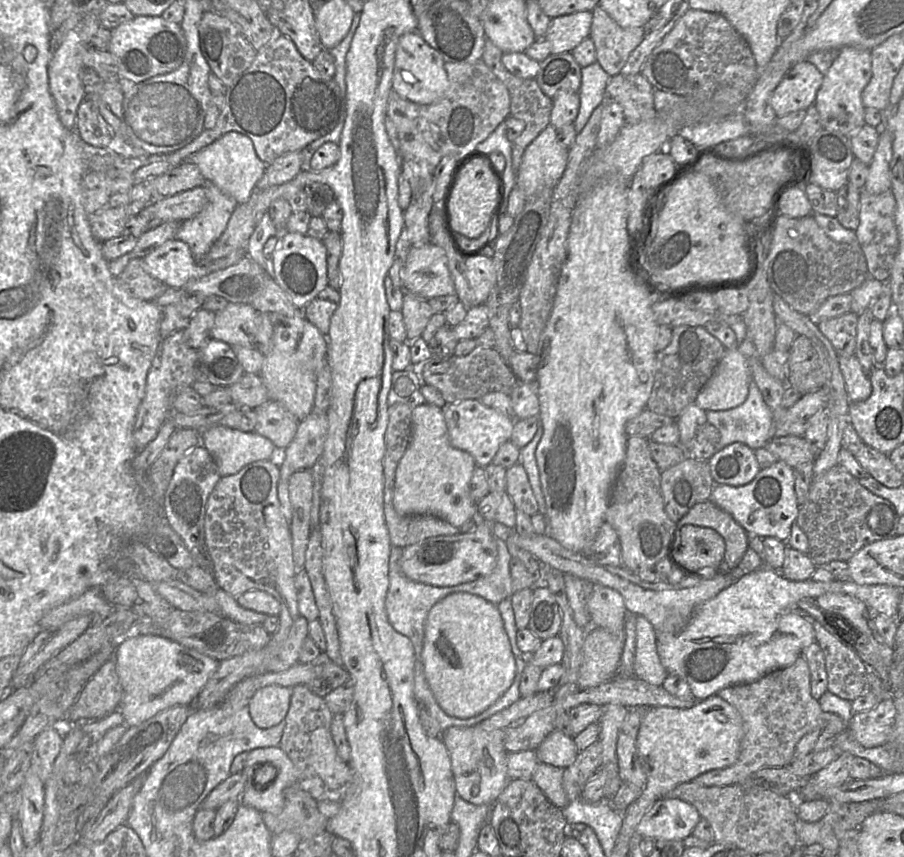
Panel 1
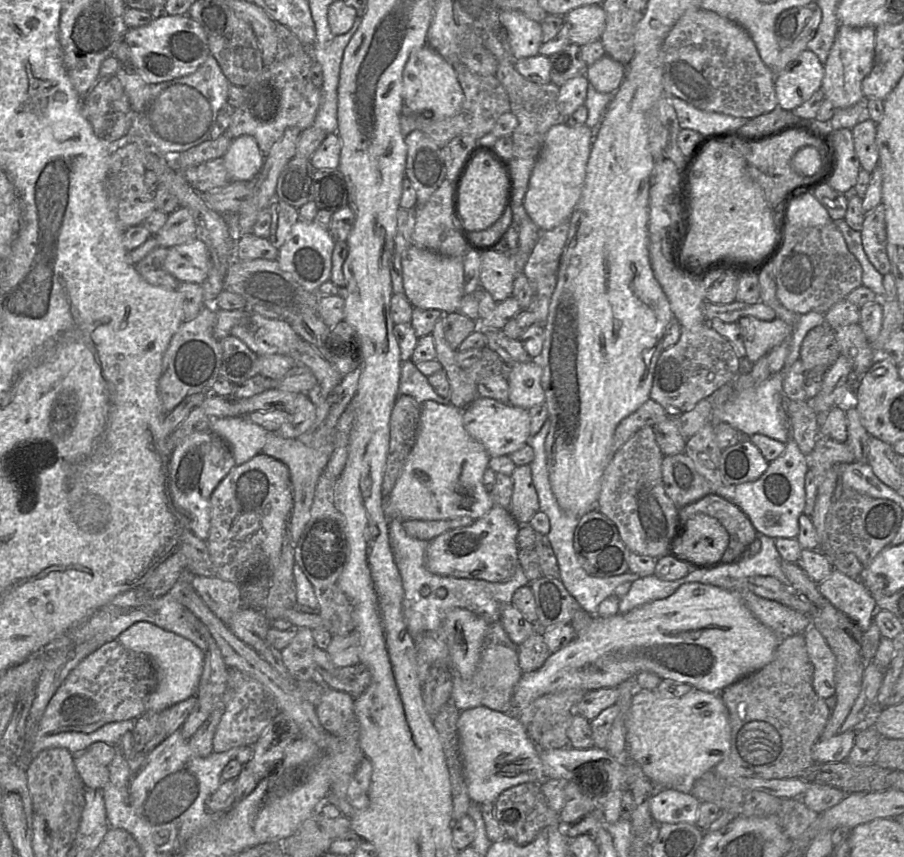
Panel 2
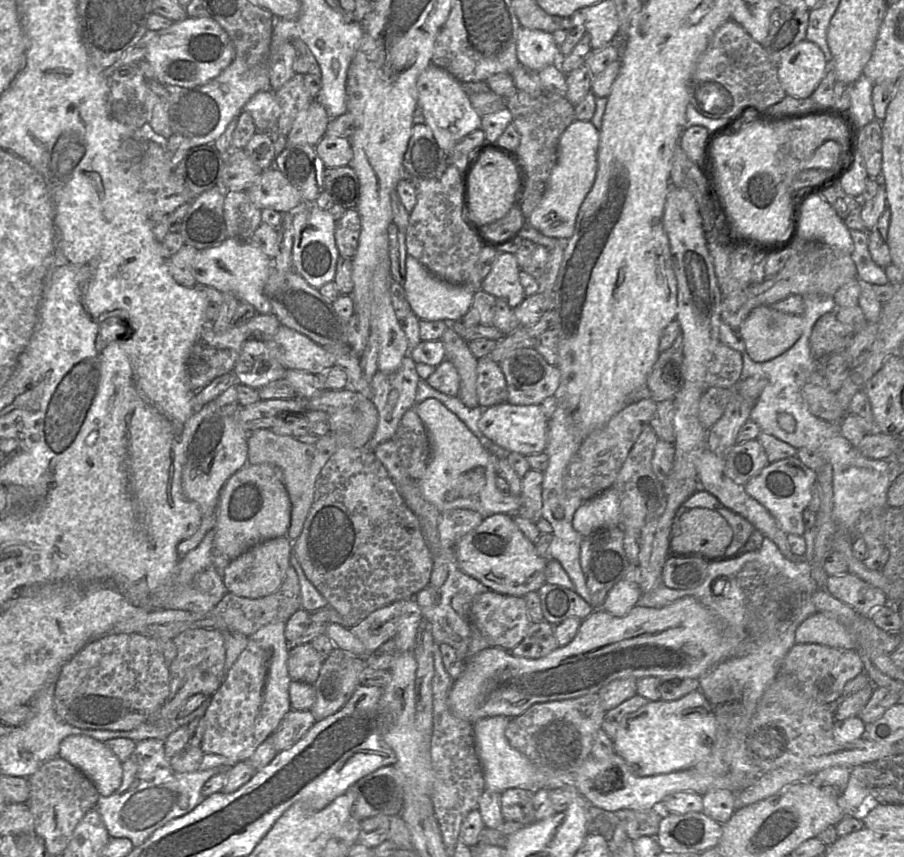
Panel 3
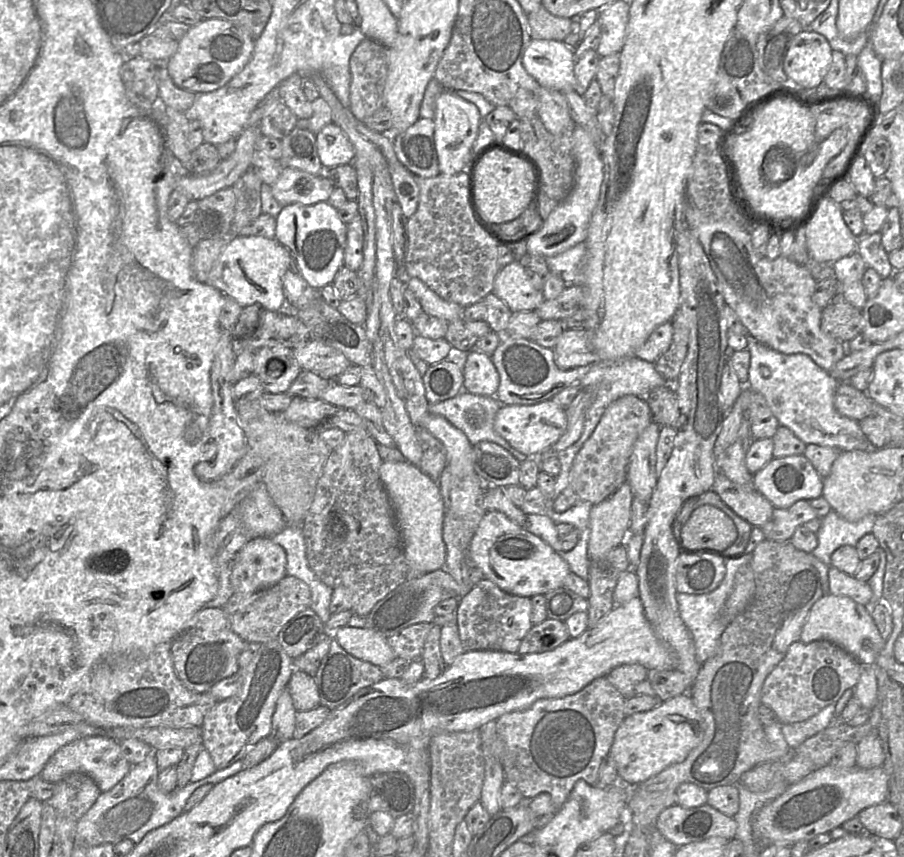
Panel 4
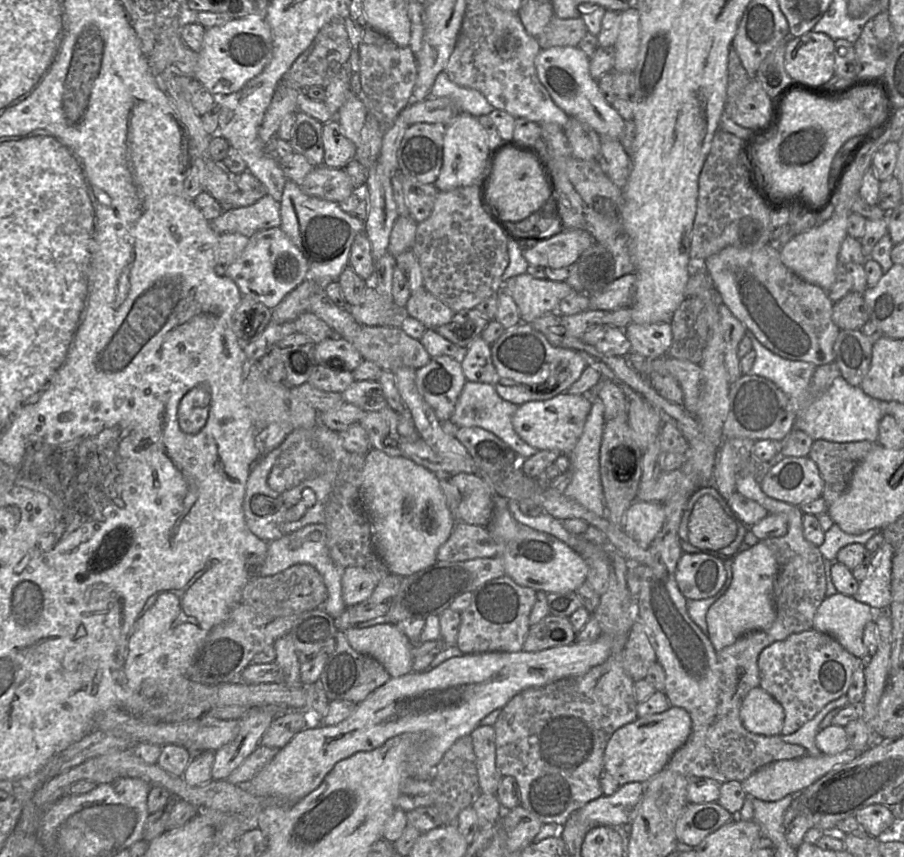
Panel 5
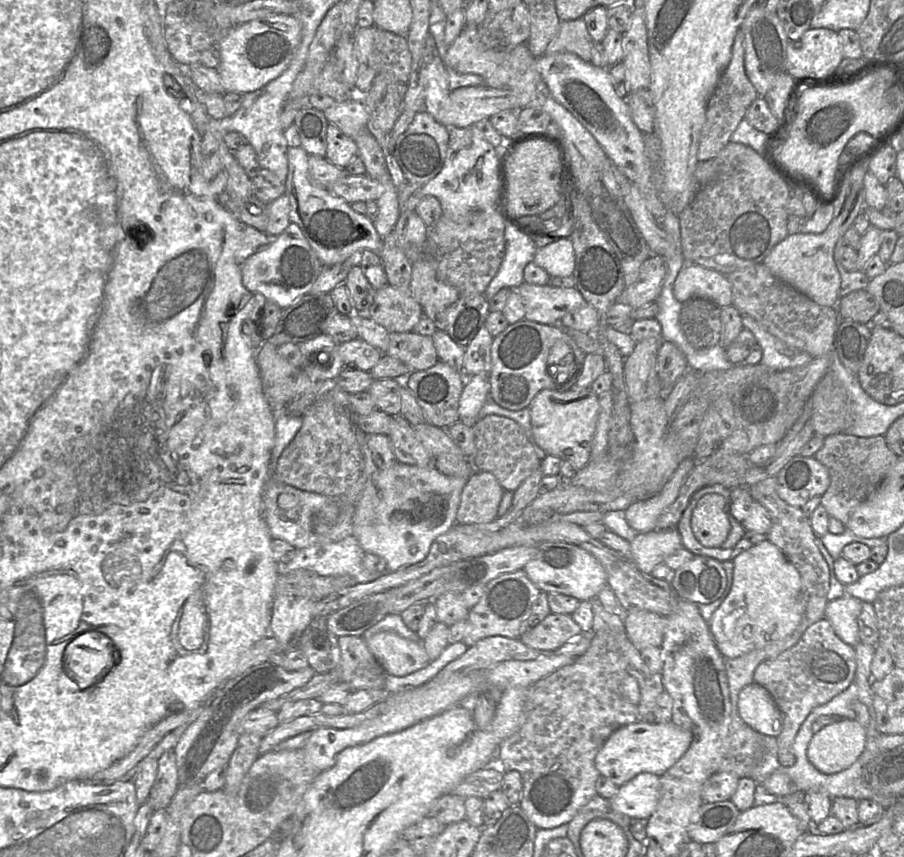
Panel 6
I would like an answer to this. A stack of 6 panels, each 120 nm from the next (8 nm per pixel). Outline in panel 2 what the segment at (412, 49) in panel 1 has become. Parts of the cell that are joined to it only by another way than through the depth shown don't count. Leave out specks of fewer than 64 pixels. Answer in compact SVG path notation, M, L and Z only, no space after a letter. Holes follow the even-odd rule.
M425 45L414 51L403 70L402 96L404 107L415 114L431 111L431 119L443 119L458 113L464 101L464 94L454 67L433 50Z

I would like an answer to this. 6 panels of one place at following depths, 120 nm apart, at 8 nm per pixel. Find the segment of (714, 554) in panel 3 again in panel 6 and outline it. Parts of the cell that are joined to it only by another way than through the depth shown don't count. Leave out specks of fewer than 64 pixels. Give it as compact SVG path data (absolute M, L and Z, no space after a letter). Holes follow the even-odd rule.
M717 493L703 495L693 509L691 528L701 545L720 548L730 533L726 499Z

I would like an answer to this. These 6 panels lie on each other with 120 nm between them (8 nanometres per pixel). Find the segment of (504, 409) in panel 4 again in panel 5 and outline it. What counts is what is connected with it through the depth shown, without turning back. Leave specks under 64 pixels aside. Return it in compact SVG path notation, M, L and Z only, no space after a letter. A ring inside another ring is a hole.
M561 393L548 400L529 401L518 406L513 416L513 428L519 437L537 450L559 450L569 455L579 440L593 400L588 394Z

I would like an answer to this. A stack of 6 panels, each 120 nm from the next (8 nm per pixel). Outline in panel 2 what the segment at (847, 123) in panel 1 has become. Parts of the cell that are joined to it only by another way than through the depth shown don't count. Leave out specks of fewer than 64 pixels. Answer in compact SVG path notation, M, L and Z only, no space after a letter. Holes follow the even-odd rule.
M839 25L824 65L824 78L821 85L825 99L831 101L836 110L849 108L864 97L861 86L863 79L873 67L875 39L876 28Z

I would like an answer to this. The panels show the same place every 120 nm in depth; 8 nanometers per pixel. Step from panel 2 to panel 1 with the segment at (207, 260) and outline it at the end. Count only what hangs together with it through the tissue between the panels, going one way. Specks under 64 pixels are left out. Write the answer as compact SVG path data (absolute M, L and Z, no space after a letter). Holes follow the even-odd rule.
M172 239L144 256L142 261L143 268L152 277L163 282L168 288L180 288L210 272L236 264L246 254L244 247L212 263L201 264L194 260L185 242Z

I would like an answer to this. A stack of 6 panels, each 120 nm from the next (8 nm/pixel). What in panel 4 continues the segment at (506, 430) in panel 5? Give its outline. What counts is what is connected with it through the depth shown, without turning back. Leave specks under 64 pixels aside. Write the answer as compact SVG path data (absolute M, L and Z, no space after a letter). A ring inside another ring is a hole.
M463 388L452 398L429 403L429 412L445 417L466 434L472 445L481 441L494 442L523 461L528 455L517 451L494 430L495 416L503 405L496 396L476 395Z

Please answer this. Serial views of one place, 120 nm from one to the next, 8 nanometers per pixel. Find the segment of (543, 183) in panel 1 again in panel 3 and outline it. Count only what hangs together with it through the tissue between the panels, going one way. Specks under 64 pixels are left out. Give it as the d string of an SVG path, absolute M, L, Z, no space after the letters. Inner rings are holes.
M574 120L562 133L558 143L557 162L543 197L527 218L528 223L543 235L567 240L573 235L580 207L595 182L598 144L599 130L591 121Z

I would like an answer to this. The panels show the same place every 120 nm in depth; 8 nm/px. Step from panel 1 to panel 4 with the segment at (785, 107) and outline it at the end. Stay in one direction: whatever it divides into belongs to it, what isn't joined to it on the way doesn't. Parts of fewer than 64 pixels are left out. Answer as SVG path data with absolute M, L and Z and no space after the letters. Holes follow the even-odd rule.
M804 29L797 34L783 62L783 70L792 83L790 89L816 88L829 70L832 51L827 39L819 33Z

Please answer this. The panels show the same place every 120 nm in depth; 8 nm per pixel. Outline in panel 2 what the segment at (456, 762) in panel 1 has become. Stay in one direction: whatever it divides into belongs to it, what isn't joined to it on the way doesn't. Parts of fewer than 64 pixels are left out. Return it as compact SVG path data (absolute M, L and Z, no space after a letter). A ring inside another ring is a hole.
M476 707L460 713L457 728L468 795L472 802L495 803L503 791L513 786L526 782L542 785L550 779L544 773L539 748L514 715Z

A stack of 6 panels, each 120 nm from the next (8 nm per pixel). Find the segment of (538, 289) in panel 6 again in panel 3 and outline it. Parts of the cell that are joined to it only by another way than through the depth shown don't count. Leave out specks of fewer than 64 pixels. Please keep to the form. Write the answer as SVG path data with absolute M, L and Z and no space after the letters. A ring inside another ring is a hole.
M499 252L480 289L505 301L513 309L526 298L519 279L520 271L514 254Z

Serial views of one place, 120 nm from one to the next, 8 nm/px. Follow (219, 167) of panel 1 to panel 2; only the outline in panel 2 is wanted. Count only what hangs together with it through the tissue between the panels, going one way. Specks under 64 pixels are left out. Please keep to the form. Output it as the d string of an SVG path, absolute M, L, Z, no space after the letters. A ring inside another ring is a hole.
M241 135L232 140L222 157L232 181L251 181L261 171L265 155L251 135Z

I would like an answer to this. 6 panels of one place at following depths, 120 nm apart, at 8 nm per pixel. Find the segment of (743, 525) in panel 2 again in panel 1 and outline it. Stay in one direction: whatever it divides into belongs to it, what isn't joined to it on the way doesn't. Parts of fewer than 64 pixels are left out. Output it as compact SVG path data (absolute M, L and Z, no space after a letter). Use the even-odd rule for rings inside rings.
M711 500L694 505L677 522L676 532L685 525L712 528L723 537L726 550L719 565L720 574L733 571L749 548L748 532L729 513Z

